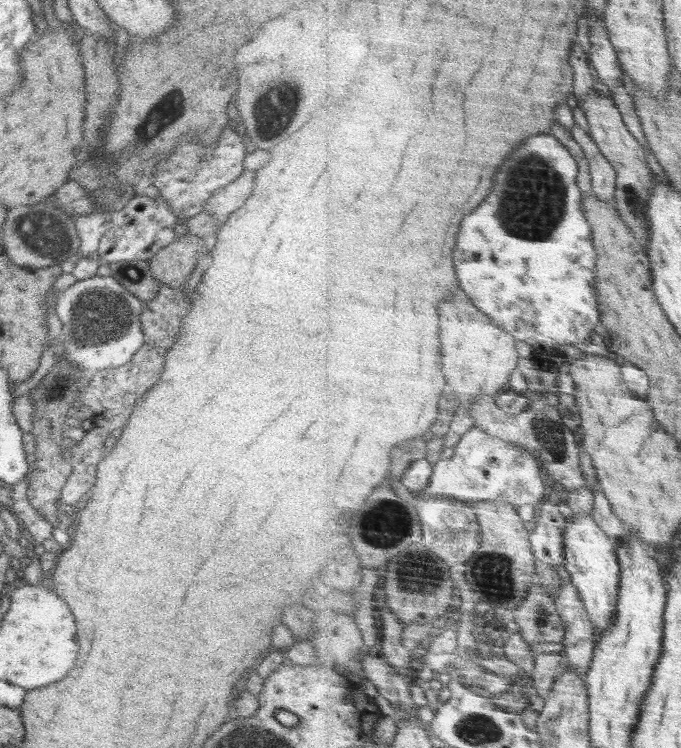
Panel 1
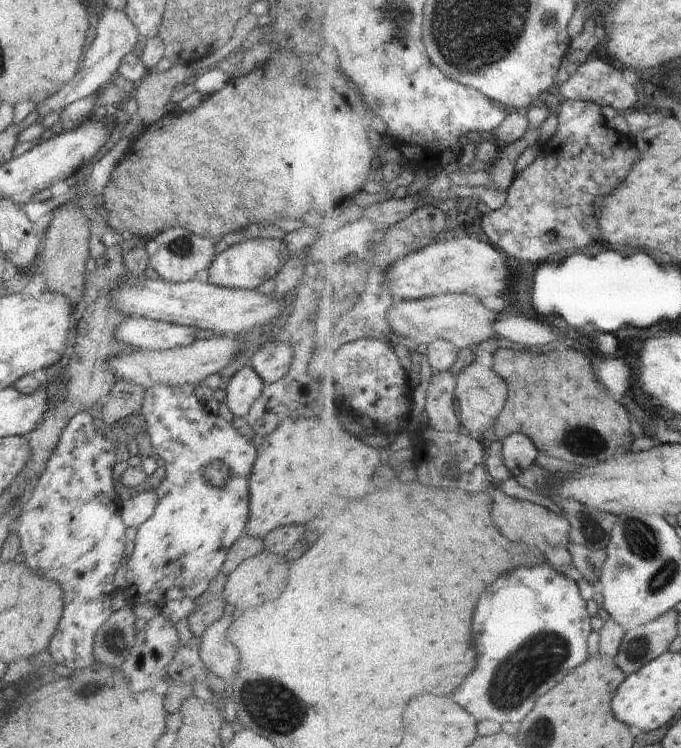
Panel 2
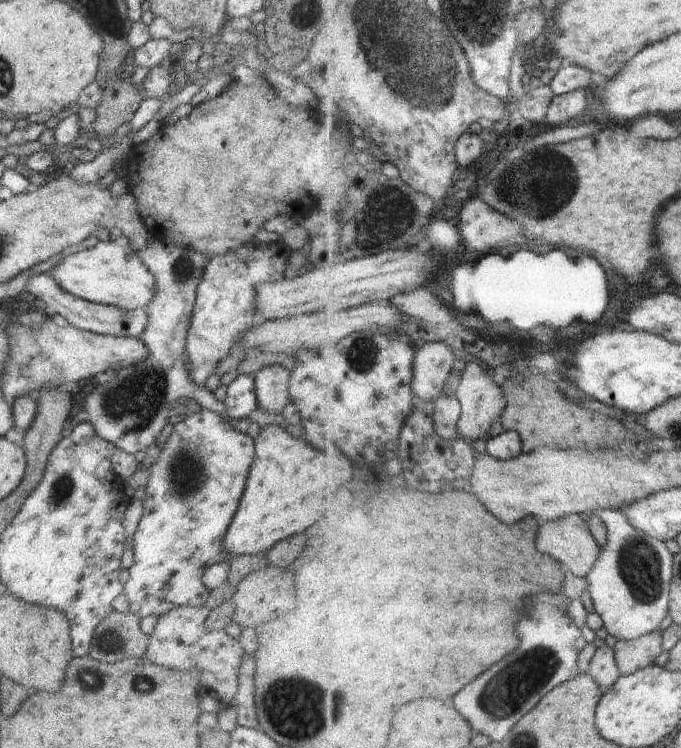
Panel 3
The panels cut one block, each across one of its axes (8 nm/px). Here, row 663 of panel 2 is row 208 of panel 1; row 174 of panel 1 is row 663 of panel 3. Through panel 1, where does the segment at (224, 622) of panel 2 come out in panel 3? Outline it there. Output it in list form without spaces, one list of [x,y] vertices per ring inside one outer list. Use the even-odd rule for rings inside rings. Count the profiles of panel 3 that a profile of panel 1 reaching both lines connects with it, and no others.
[[[244,652],[241,656],[241,664],[238,667],[238,688],[233,698],[233,704],[230,706],[235,707],[238,725],[249,729],[261,730],[254,702],[254,664],[255,657]]]

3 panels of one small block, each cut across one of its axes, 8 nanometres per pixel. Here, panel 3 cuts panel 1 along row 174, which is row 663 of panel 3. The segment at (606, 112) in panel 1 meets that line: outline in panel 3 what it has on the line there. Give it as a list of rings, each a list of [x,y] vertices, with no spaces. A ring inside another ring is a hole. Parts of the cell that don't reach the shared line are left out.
[[[658,629],[637,639],[618,640],[615,644],[622,675],[631,675],[654,665],[665,651],[664,631]]]

